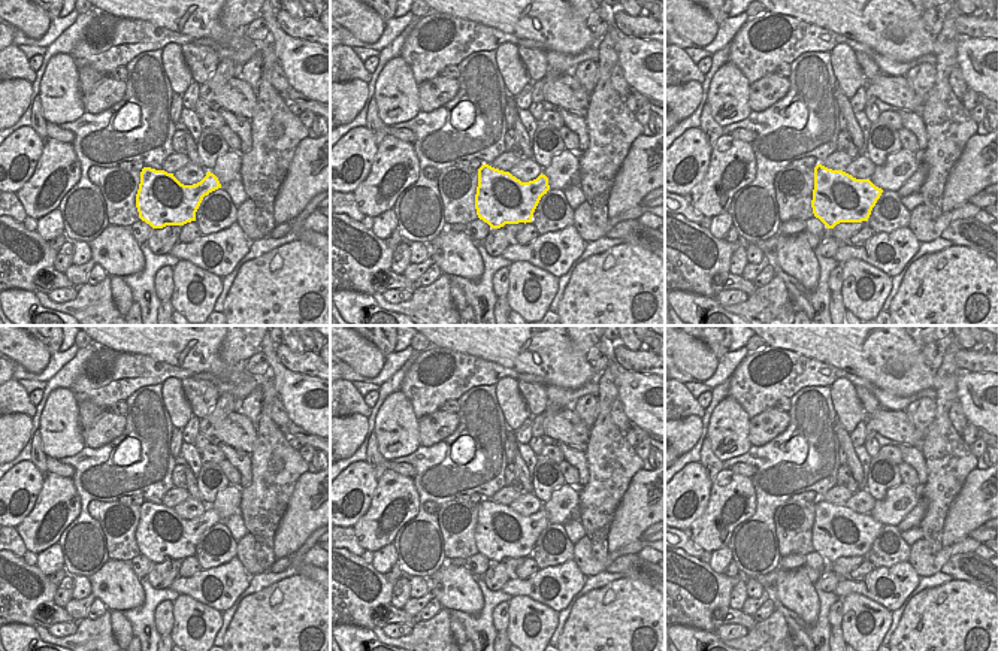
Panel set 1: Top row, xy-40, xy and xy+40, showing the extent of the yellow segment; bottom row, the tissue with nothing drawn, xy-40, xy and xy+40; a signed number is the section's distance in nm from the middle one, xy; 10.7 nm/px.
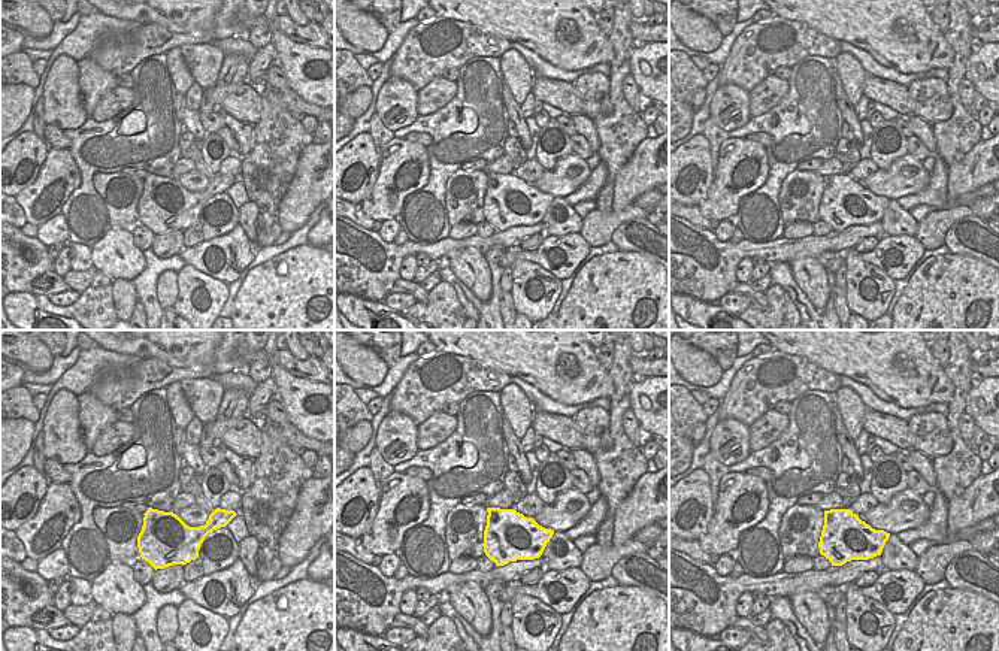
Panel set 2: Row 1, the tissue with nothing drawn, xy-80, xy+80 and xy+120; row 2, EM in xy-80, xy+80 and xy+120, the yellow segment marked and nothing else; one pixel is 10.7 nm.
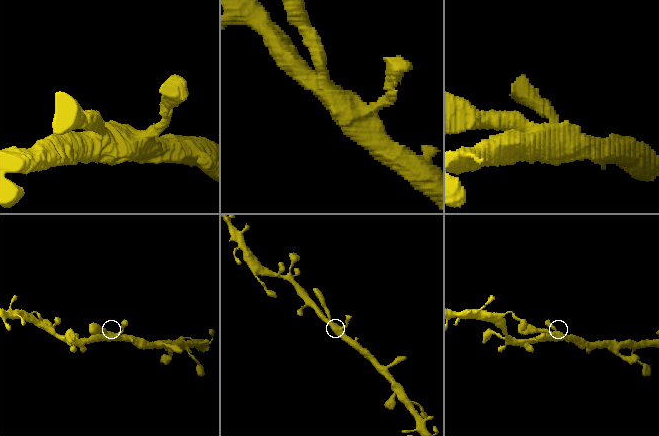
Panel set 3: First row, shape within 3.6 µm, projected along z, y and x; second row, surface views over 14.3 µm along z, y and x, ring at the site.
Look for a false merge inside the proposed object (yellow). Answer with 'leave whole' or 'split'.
leave whole

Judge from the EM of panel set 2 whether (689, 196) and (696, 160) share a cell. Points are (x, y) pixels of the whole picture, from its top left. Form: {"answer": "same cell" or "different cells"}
{"answer": "same cell"}

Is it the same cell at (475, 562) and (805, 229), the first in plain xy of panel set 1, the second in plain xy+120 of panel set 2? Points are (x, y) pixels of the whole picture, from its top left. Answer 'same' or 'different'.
different

